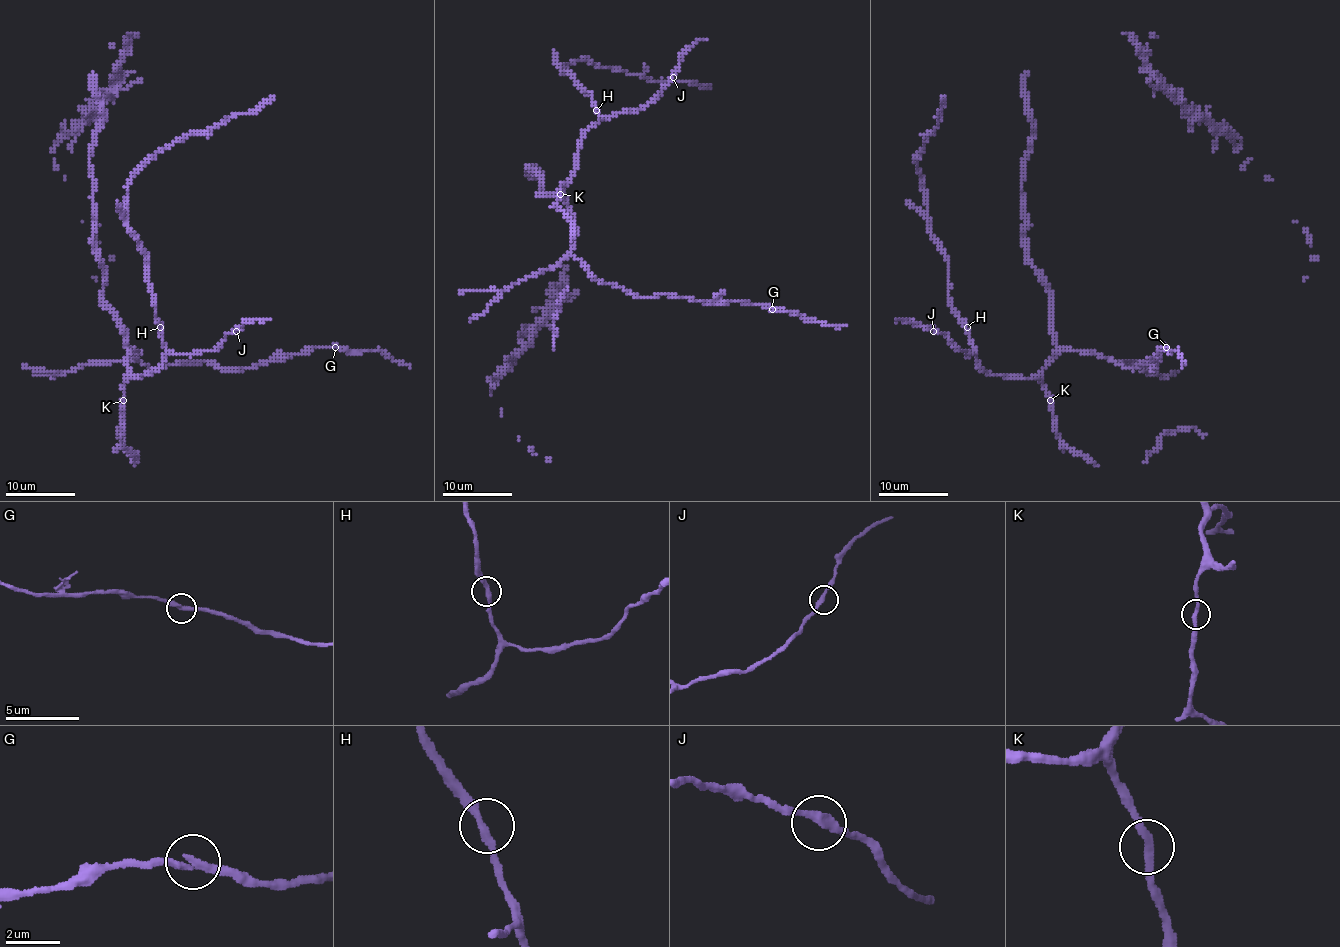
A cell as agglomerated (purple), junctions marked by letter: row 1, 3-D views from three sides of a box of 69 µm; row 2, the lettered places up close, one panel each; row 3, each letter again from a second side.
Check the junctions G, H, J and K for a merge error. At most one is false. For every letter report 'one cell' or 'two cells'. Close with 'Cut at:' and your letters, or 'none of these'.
G: one cell
H: one cell
J: one cell
K: one cell
Cut at: none of these

